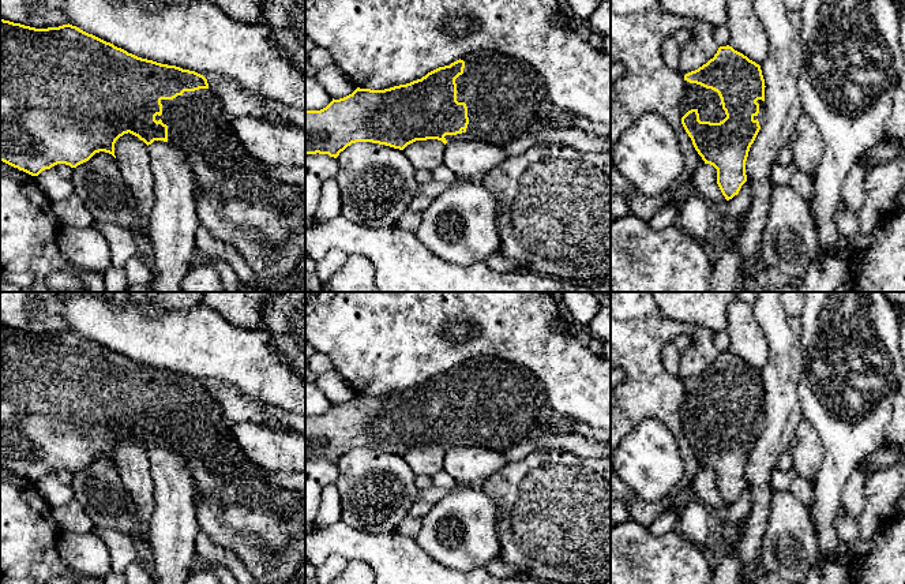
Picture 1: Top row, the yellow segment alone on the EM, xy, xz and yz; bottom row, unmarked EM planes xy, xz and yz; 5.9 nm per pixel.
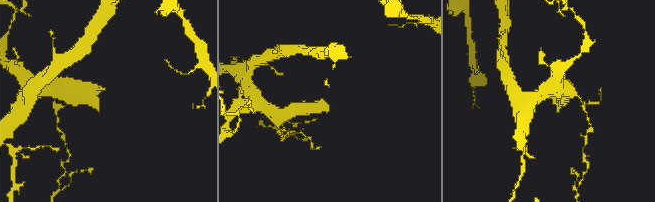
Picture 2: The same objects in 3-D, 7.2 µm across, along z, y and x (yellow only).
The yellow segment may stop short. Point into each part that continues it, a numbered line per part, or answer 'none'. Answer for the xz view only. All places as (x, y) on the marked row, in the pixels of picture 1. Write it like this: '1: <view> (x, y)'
1: xz (506, 101)

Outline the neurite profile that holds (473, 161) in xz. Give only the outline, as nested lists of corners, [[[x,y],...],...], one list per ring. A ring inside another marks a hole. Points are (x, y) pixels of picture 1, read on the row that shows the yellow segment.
[[[455,141],[444,145],[444,164],[457,177],[480,180],[507,160],[503,147],[480,141]]]

